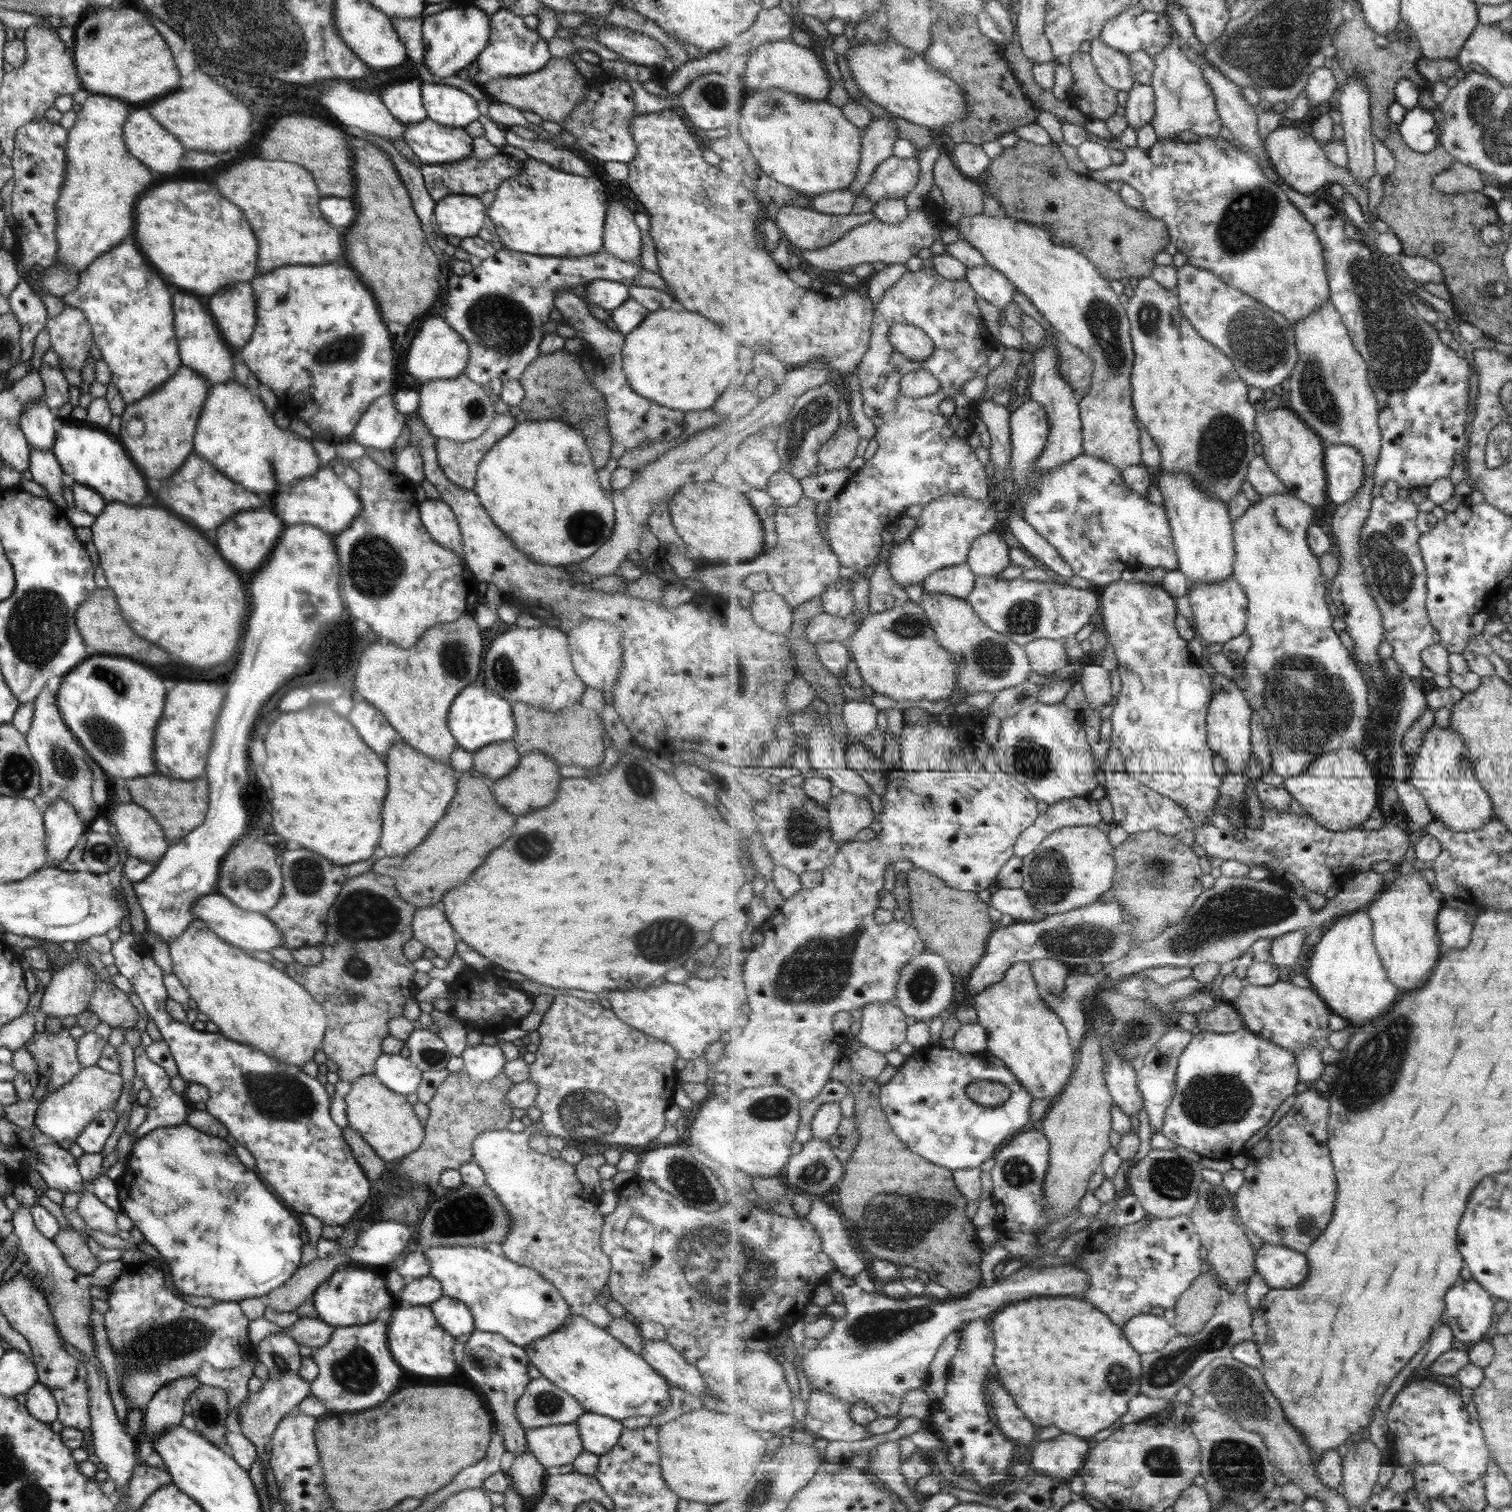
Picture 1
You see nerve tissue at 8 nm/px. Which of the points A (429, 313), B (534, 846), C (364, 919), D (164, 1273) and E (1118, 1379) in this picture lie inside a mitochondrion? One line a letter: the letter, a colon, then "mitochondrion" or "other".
A: other
B: mitochondrion
C: mitochondrion
D: other
E: mitochondrion

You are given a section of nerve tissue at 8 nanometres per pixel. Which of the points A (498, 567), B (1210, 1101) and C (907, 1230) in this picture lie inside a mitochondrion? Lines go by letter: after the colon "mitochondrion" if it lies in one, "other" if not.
A: other
B: mitochondrion
C: mitochondrion

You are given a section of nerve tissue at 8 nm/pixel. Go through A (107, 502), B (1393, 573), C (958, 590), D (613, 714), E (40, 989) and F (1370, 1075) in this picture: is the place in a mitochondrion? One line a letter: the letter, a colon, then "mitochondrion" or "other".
A: other
B: mitochondrion
C: other
D: other
E: other
F: mitochondrion

